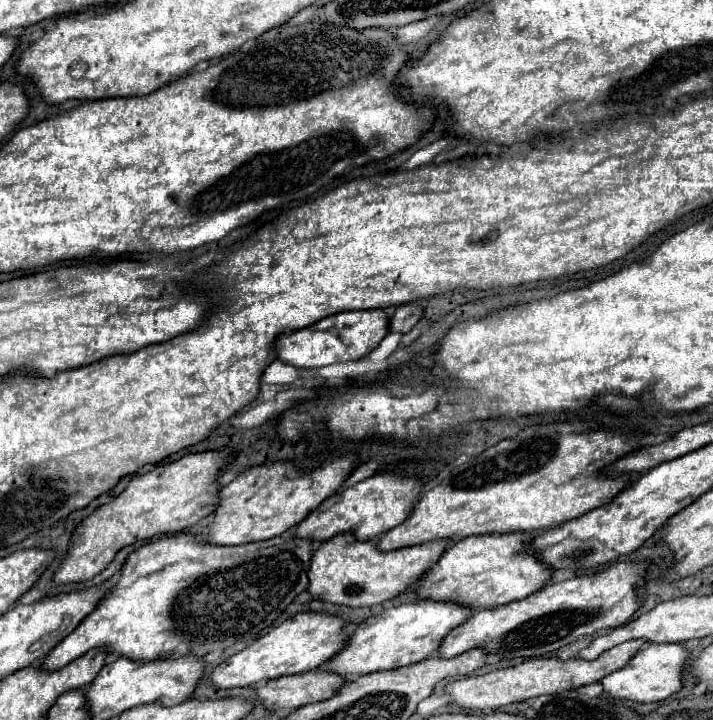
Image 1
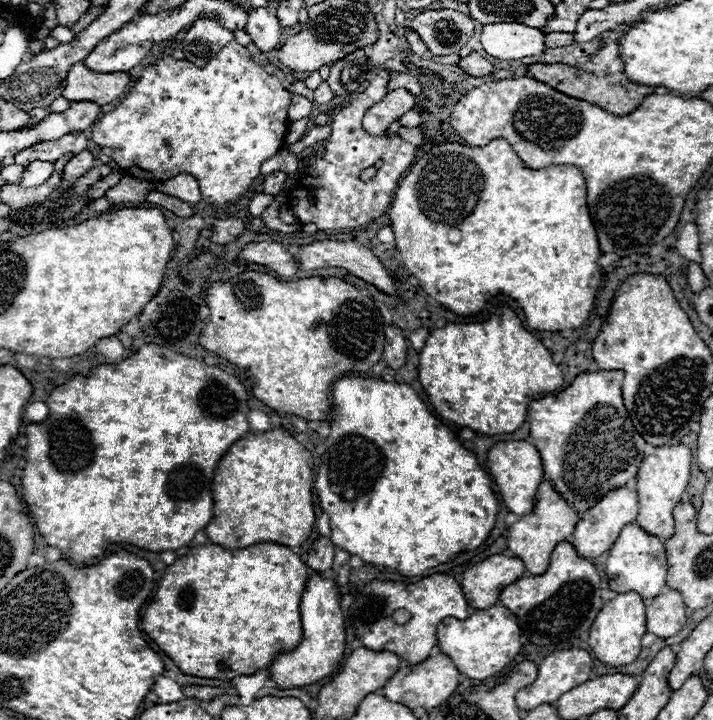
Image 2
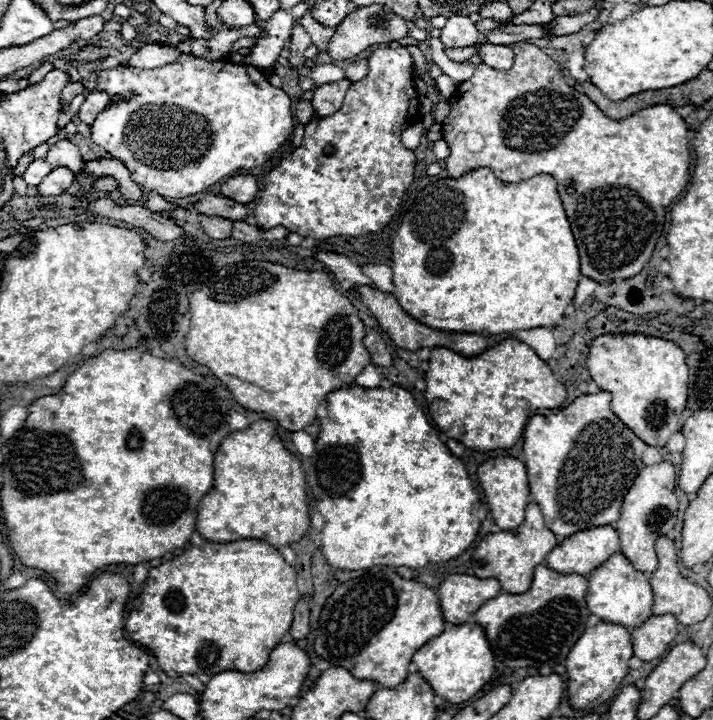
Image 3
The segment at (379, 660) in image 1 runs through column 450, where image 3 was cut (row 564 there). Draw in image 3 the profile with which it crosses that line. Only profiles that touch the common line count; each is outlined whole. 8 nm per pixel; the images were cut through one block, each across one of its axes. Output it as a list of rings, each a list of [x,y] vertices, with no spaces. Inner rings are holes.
[[[618,552],[614,556],[610,556],[610,560],[606,560],[606,564],[602,564],[602,568],[596,568],[588,576],[586,604],[588,604],[590,614],[598,616],[602,622],[636,628],[652,616],[654,594],[648,584],[648,578],[642,572],[636,572],[632,568],[632,564]]]

